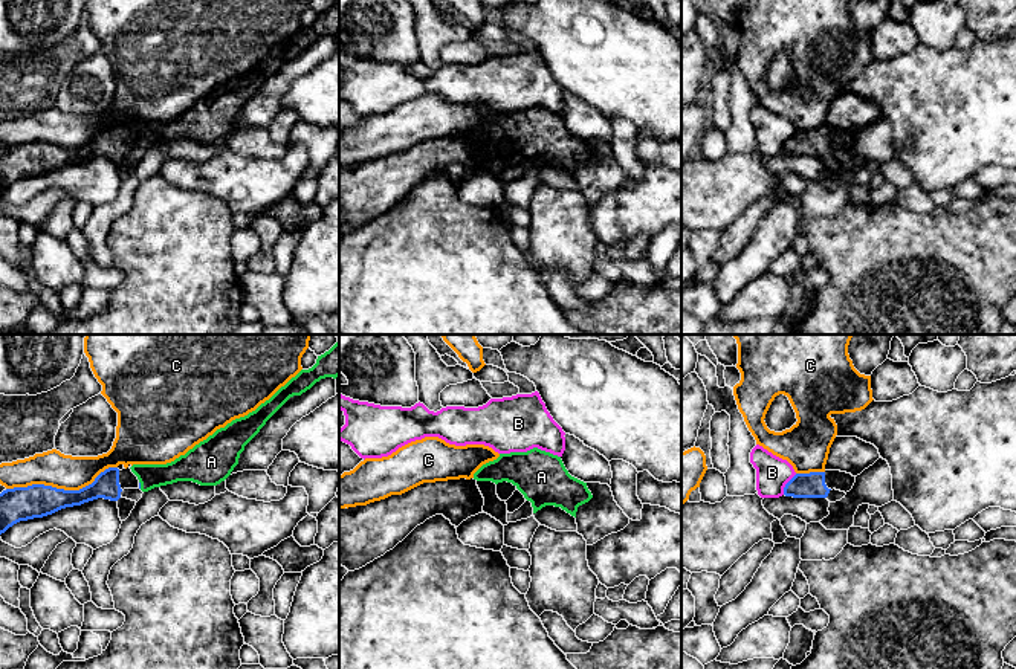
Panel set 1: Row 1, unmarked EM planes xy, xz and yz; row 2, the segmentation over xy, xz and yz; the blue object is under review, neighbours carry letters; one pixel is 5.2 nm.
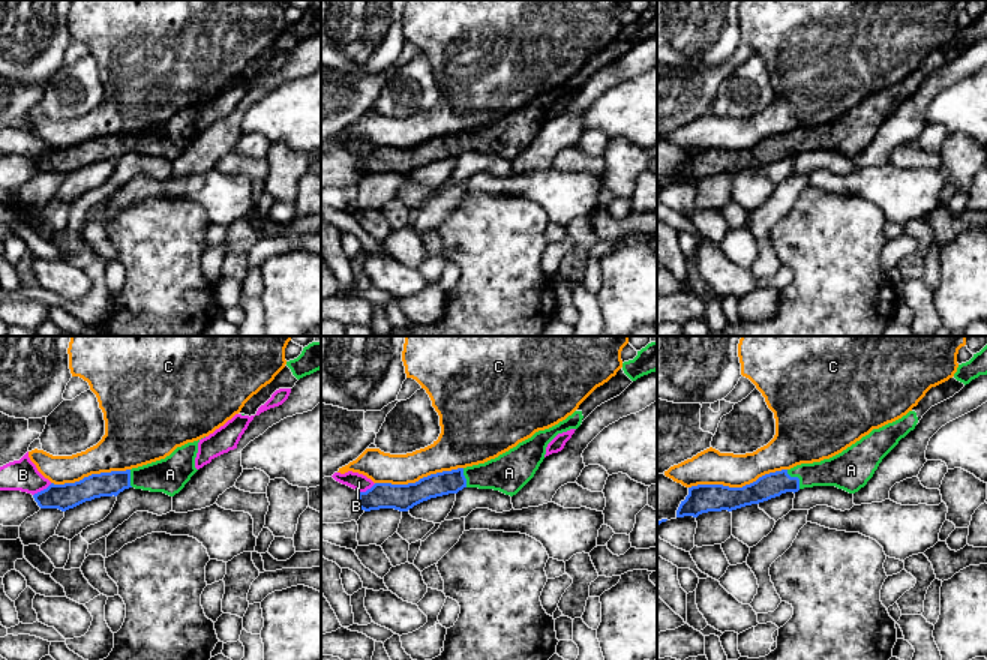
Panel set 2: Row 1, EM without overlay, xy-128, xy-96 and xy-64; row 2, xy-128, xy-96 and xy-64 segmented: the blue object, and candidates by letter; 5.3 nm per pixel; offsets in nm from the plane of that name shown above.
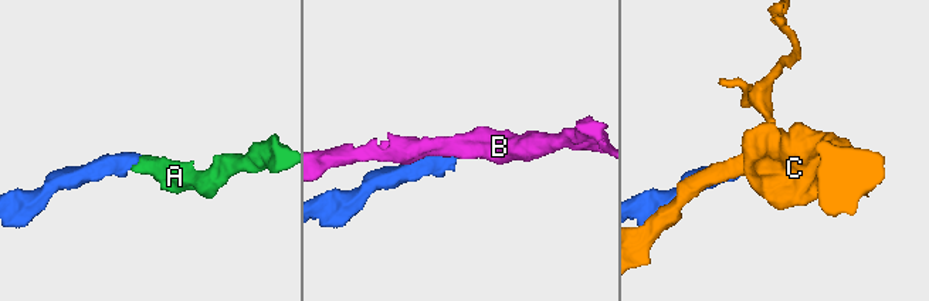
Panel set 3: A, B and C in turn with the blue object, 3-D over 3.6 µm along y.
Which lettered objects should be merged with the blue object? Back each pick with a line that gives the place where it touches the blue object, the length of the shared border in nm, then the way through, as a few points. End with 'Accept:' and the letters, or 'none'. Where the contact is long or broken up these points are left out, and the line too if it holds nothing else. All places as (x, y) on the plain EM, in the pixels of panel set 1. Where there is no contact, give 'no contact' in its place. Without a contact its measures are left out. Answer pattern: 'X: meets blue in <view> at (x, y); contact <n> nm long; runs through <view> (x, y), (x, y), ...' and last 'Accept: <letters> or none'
A: meets blue in xy at (139, 142); contact 40 nm long; runs through xy (139, 141), (139, 142), (152, 133), (184, 126)
Accept: A

